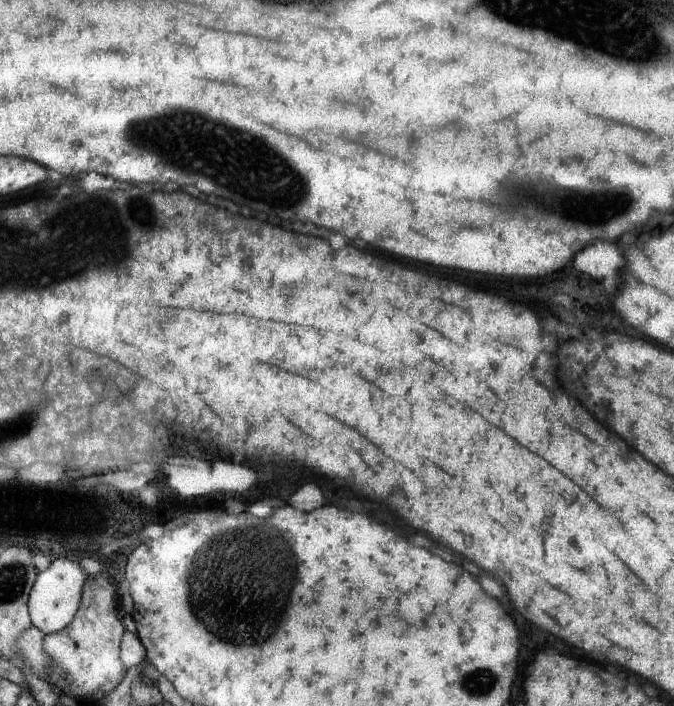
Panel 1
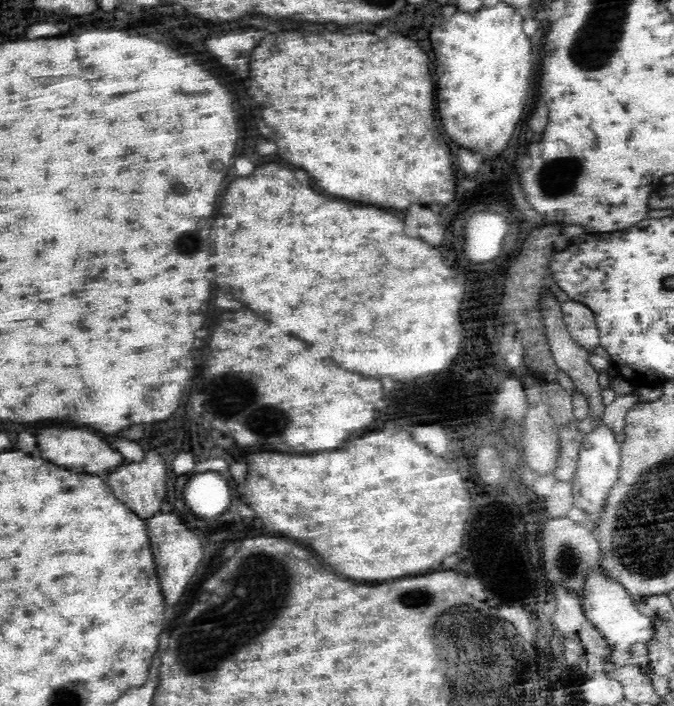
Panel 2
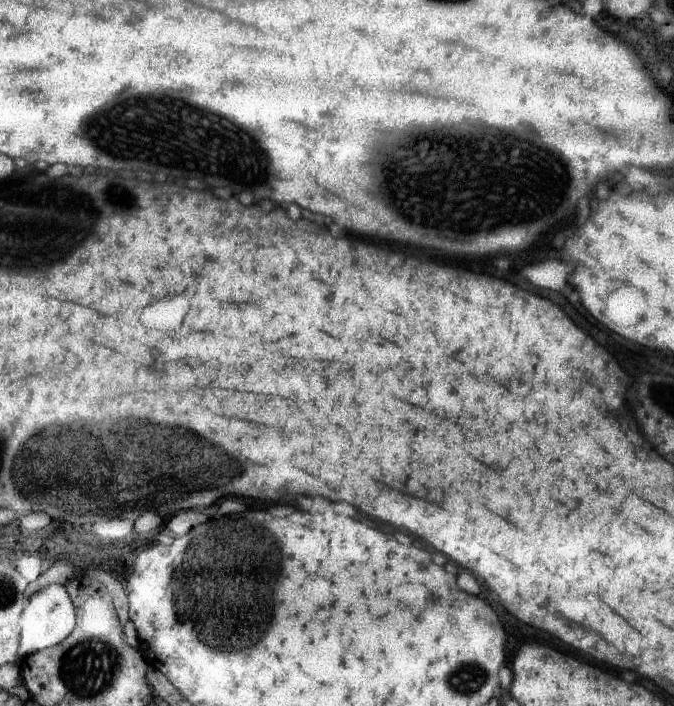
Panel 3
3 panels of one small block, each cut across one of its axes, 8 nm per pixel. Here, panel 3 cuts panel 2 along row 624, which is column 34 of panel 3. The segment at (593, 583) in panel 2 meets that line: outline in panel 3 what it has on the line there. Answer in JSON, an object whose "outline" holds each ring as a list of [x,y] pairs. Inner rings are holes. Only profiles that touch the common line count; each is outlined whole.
{"outline":[[[53,584],[41,592],[37,592],[25,610],[23,616],[23,642],[21,642],[21,650],[19,656],[29,658],[31,654],[37,654],[41,650],[53,648],[57,644],[61,644],[63,640],[67,640],[73,630],[79,624],[79,614],[77,614],[77,606],[69,594],[69,588],[63,584]]]}

